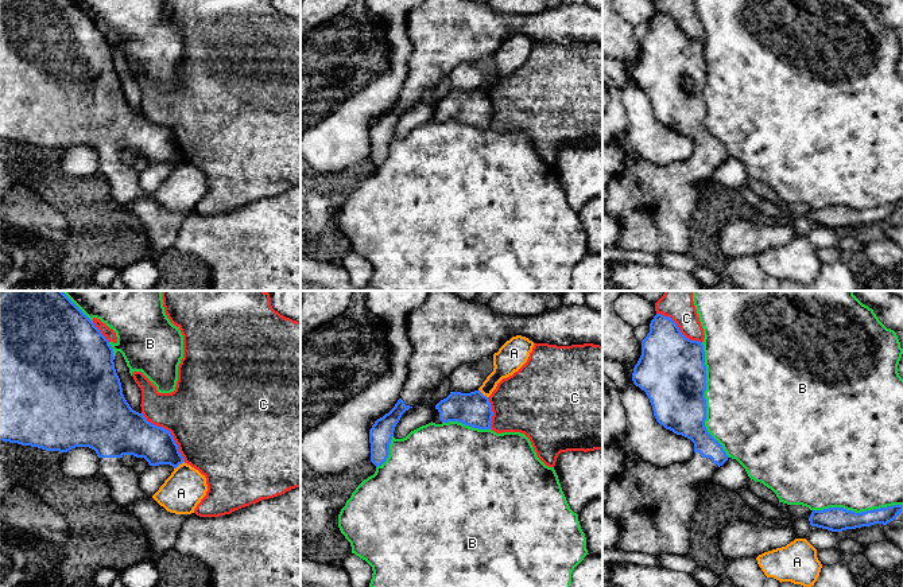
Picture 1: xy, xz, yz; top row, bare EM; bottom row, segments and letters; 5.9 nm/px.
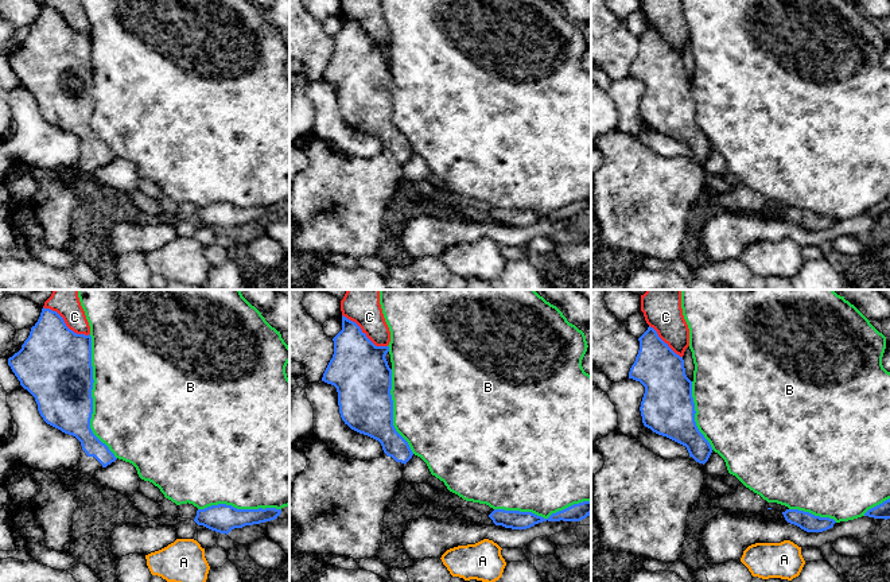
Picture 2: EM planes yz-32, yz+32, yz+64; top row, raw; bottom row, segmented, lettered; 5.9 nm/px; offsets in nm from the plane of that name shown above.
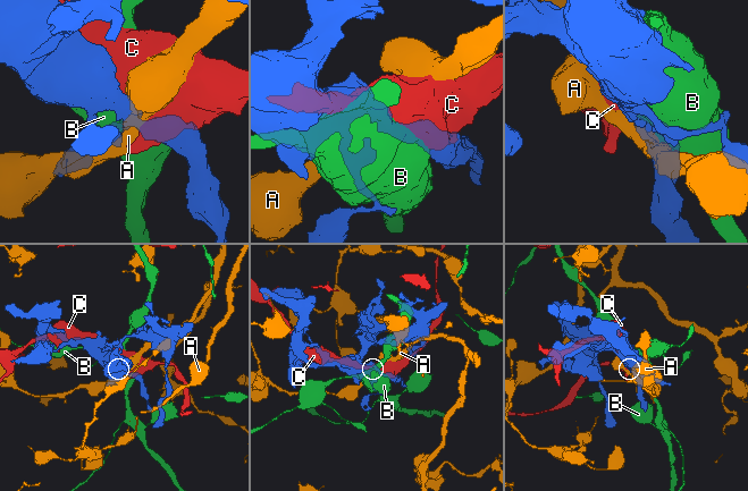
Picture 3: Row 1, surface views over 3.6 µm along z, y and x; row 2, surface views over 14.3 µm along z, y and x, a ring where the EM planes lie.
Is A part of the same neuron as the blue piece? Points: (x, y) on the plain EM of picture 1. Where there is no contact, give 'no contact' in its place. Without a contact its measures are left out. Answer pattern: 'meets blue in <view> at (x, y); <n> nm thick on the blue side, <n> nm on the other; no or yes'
meets blue in xy at (178, 163); 220 nm thick on the blue side, 240 nm on the other; no

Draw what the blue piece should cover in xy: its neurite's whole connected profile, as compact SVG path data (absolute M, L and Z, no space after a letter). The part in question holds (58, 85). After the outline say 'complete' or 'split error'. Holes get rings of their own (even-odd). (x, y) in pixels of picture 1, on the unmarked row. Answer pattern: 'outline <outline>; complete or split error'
outline M0 0L0 139L59 151L67 151L75 145L89 145L94 148L100 156L98 176L108 180L115 202L127 209L129 209L132 202L147 198L148 194L140 187L139 174L135 168L123 162L121 156L124 153L144 156L150 164L170 163L174 167L185 160L171 131L151 123L146 118L143 112L129 105L115 67L113 47L109 39L73 0Z; split error

